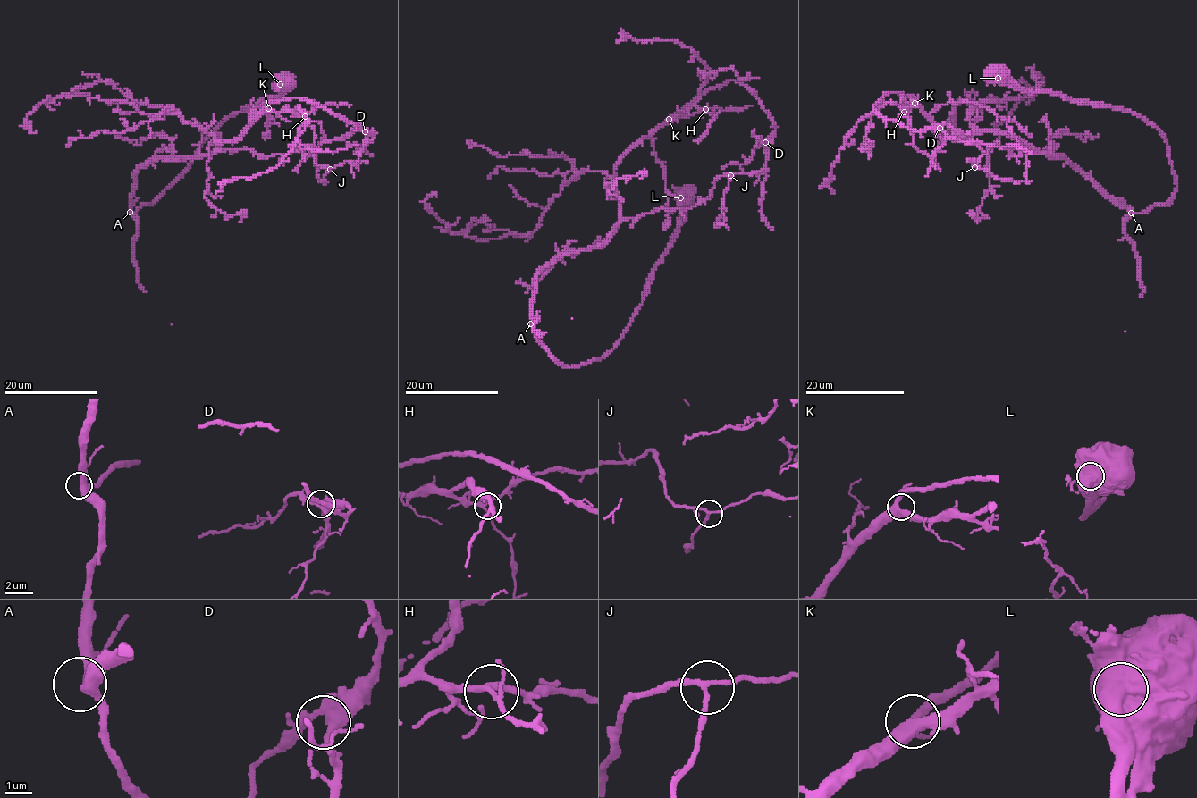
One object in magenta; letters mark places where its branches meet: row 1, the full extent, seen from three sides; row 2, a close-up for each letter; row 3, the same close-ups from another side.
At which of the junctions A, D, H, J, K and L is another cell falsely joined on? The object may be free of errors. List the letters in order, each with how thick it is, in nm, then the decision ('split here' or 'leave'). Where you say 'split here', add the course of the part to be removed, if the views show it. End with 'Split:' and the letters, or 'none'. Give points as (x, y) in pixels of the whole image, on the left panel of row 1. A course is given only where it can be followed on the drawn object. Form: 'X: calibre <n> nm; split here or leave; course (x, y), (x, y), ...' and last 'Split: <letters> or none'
A: calibre 400 nm; leave
D: calibre 420 nm; leave
H: calibre 240 nm; leave
J: calibre 190 nm; leave
K: calibre 400 nm; leave
L: calibre 750 nm; split here; course (280, 84), (282, 93), (277, 97), (265, 99), (246, 111)
Split: L

